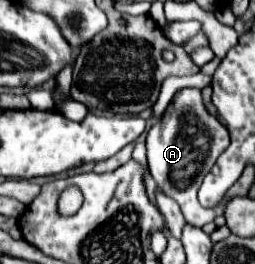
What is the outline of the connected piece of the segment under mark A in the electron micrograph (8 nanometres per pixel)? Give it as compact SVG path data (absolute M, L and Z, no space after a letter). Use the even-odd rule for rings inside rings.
M199 88L177 90L161 120L149 130L147 164L151 176L155 178L161 192L177 200L185 220L199 228L207 222L213 222L215 216L223 214L225 200L215 208L203 208L197 200L197 190L201 186L205 172L213 166L213 158L217 158L227 146L229 146L229 132L225 126L221 126L221 122L215 116L207 112Z

